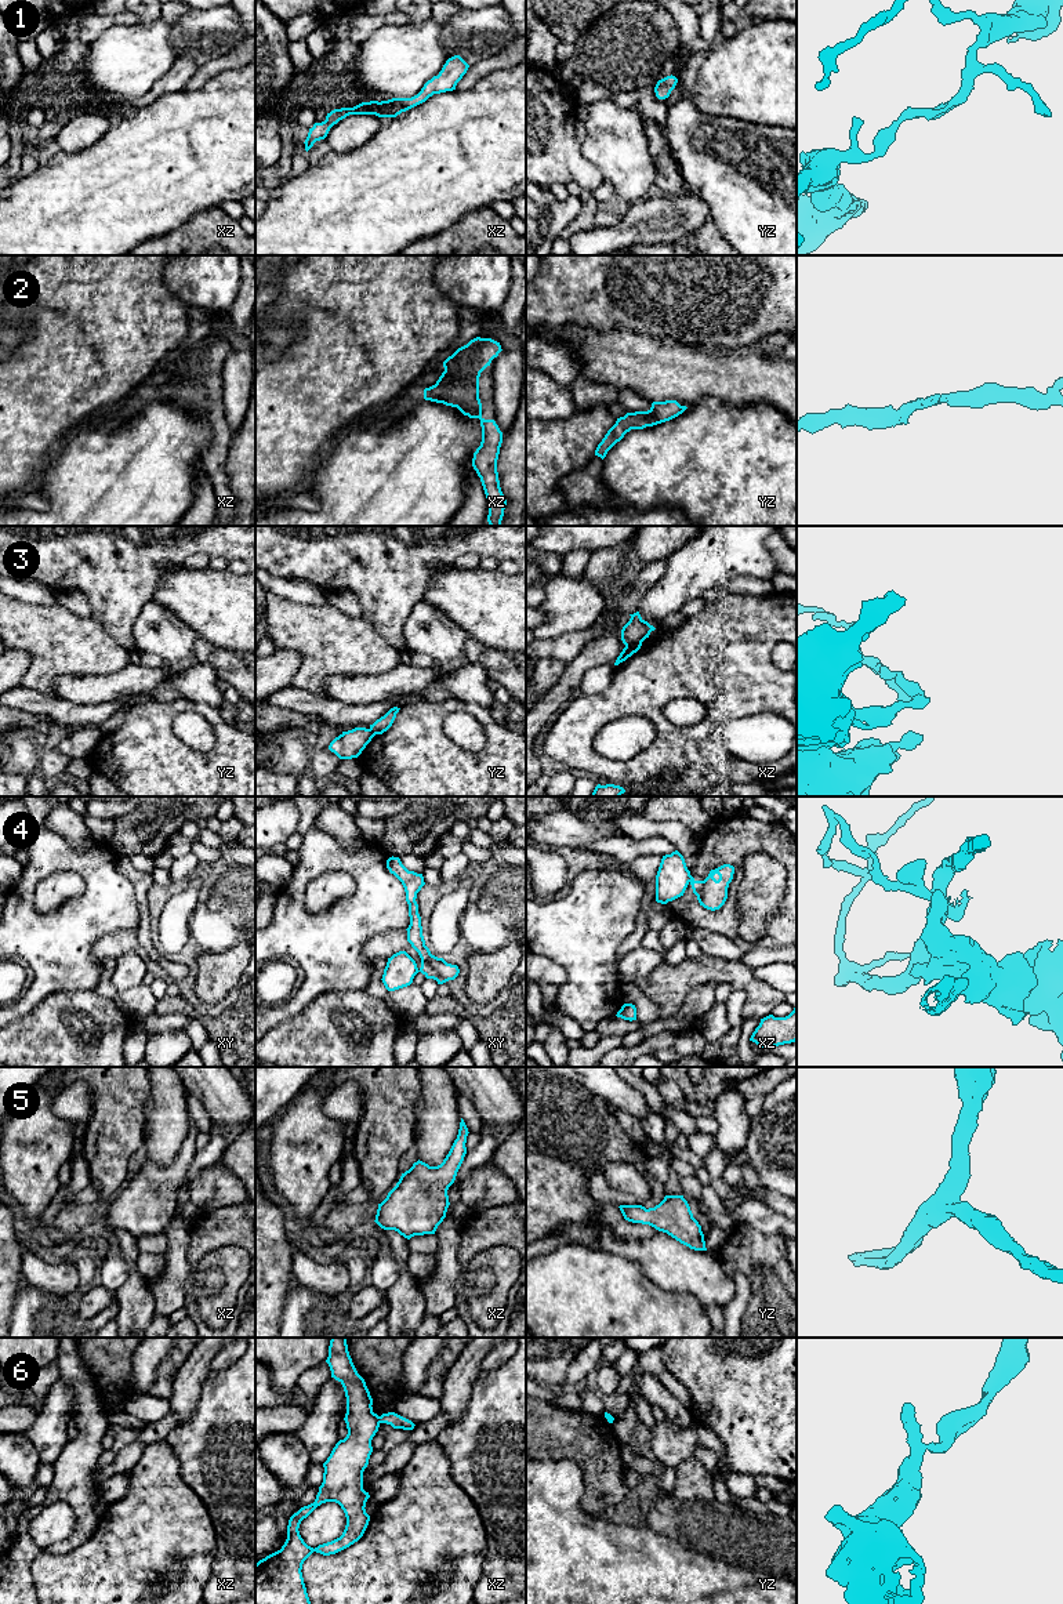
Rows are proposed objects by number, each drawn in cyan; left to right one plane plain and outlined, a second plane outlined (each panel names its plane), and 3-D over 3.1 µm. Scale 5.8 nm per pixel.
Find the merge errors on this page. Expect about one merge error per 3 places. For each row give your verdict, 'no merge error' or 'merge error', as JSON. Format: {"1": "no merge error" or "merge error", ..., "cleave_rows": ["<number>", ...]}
{"1": "no merge error", "2": "no merge error", "3": "merge error", "4": "merge error", "5": "no merge error", "6": "merge error", "cleave_rows": ["3", "4", "6"]}

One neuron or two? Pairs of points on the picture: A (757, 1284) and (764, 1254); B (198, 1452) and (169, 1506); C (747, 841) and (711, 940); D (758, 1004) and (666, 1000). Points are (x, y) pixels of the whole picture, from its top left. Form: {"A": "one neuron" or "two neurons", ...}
{"A": "one neuron", "B": "two neurons", "C": "two neurons", "D": "one neuron"}

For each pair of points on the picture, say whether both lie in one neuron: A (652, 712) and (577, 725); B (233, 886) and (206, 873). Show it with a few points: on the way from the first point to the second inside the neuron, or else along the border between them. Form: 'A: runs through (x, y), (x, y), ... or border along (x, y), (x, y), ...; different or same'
A: runs through (634, 707), (603, 707), (595, 711); same
B: runs through (227, 885), (213, 877); same

